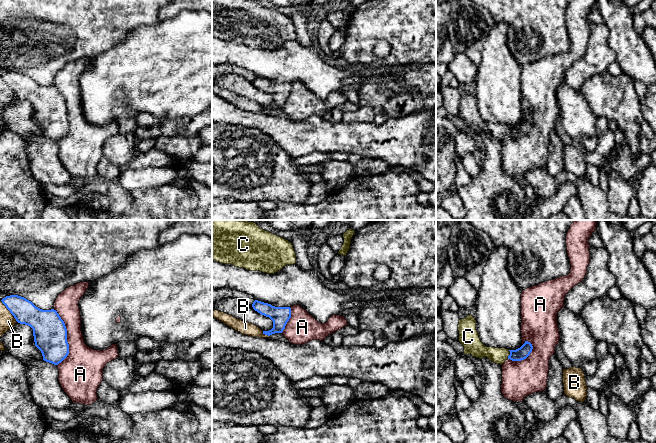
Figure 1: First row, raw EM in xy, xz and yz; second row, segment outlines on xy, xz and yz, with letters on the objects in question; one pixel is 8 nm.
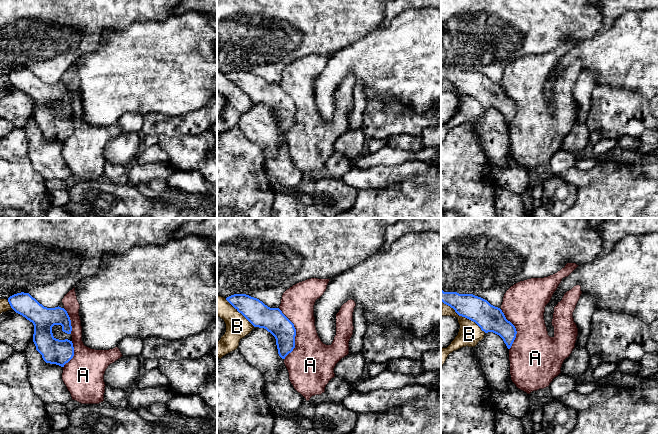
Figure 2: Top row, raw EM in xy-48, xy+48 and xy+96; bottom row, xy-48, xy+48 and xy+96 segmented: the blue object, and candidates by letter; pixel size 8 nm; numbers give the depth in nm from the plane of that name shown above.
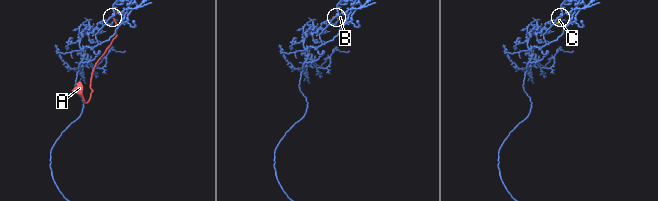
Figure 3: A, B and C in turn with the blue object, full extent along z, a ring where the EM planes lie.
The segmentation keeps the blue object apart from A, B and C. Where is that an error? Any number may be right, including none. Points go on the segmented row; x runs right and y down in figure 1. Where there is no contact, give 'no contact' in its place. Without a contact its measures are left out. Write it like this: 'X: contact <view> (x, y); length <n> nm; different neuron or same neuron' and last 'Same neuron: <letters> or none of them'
A: contact xy (66, 337); length 460 nm; different neuron
B: contact xy (9, 310); length 220 nm; different neuron
C: contact yz (510, 354); length 70 nm; same neuron
Same neuron: C

